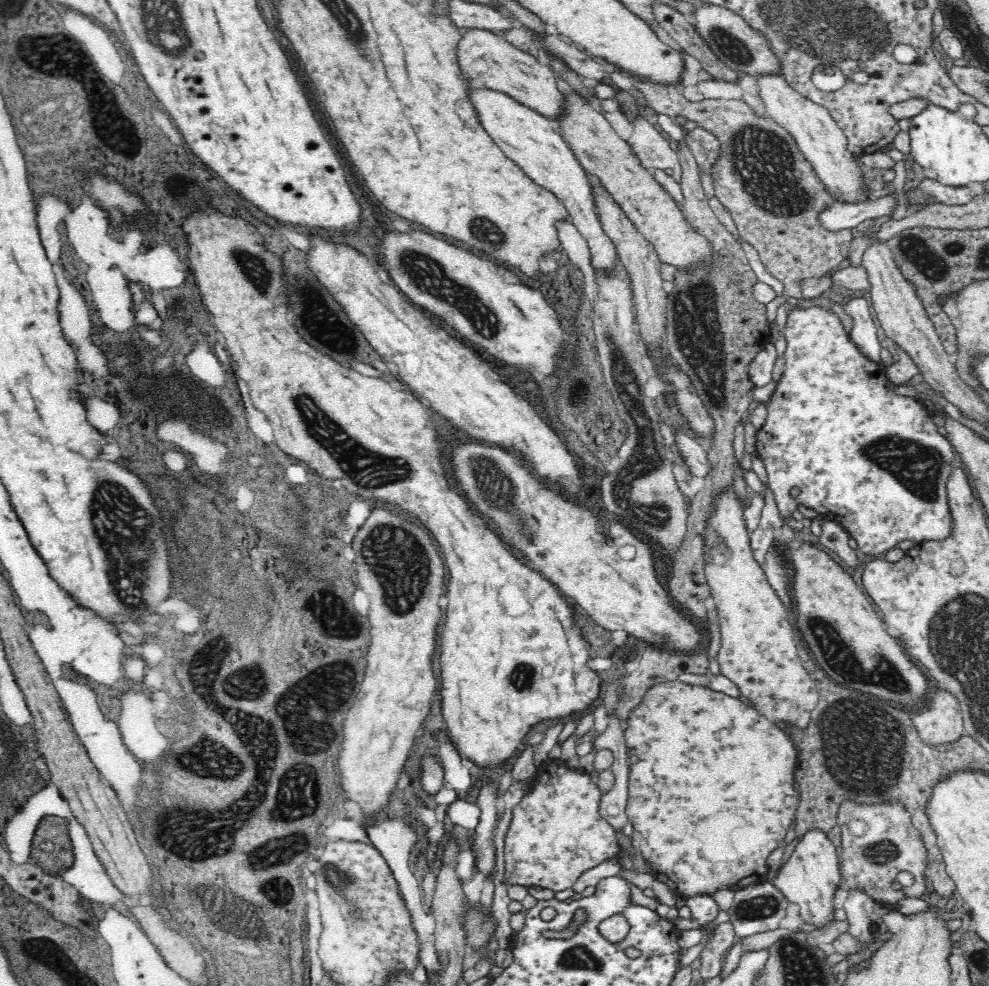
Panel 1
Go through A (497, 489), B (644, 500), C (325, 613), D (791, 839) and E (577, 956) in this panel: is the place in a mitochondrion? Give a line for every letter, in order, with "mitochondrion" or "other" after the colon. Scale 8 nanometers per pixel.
A: mitochondrion
B: mitochondrion
C: other
D: other
E: mitochondrion

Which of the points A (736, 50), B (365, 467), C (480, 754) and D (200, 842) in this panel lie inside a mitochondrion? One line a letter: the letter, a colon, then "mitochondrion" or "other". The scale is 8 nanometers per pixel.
A: mitochondrion
B: mitochondrion
C: other
D: mitochondrion

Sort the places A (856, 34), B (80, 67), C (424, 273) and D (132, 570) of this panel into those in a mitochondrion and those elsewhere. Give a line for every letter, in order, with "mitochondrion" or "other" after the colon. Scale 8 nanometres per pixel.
A: mitochondrion
B: other
C: mitochondrion
D: mitochondrion

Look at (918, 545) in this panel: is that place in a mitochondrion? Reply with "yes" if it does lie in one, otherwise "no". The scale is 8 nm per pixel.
no

